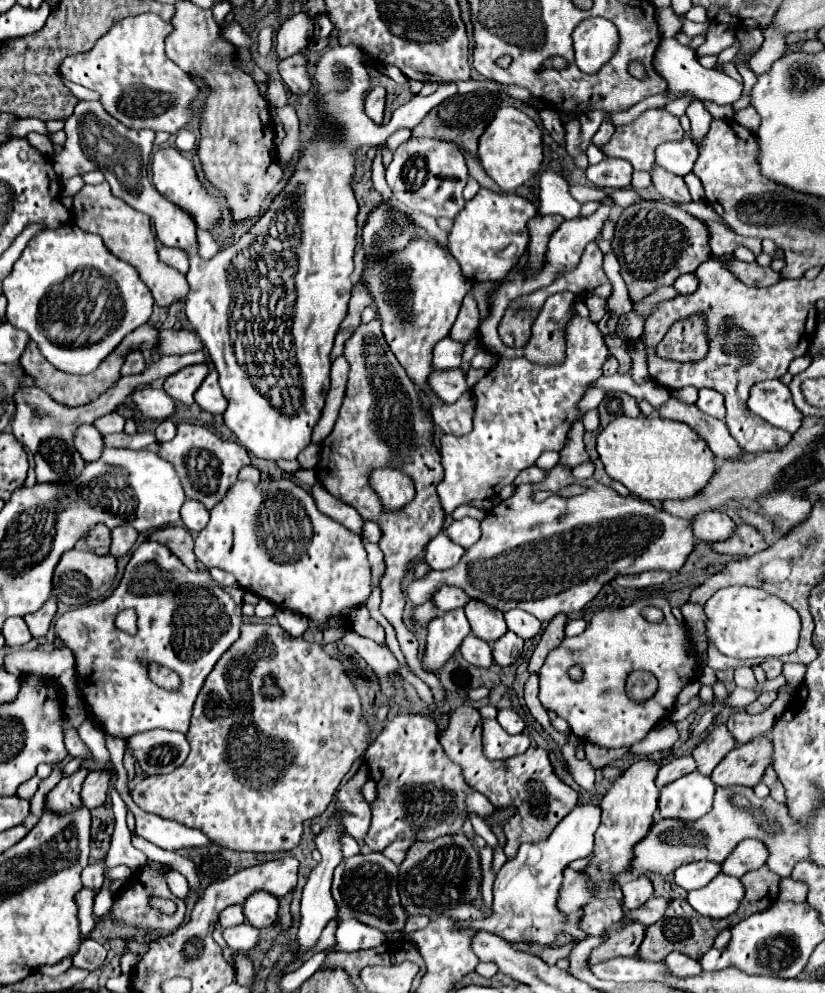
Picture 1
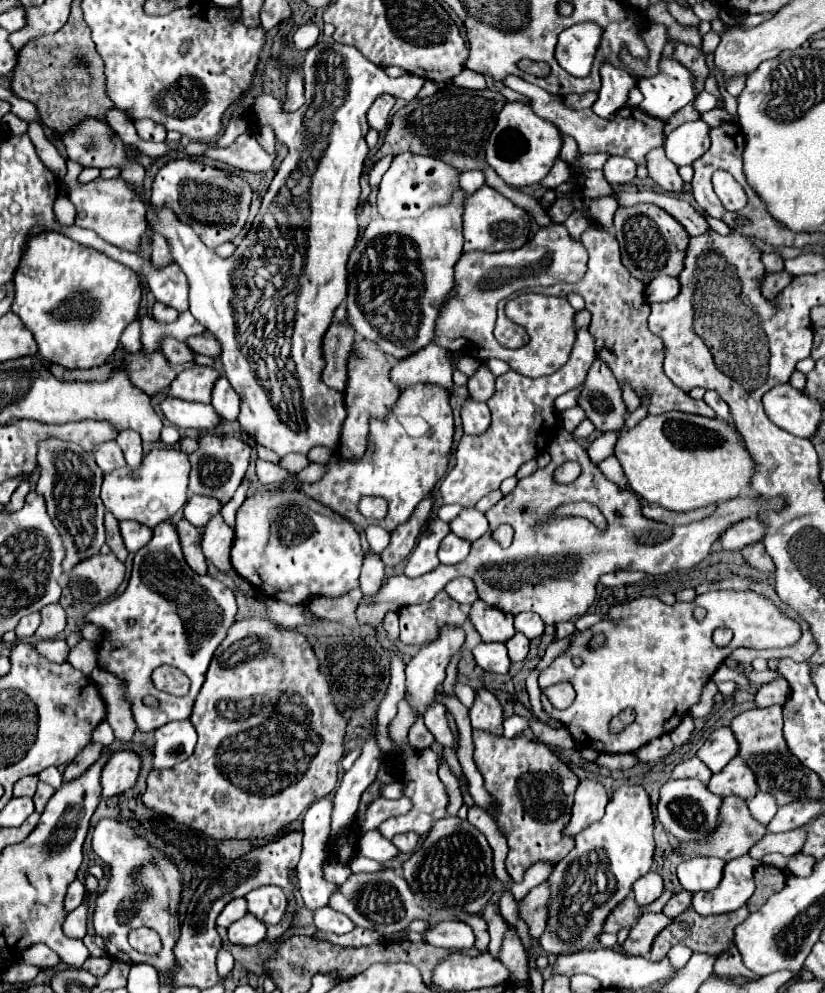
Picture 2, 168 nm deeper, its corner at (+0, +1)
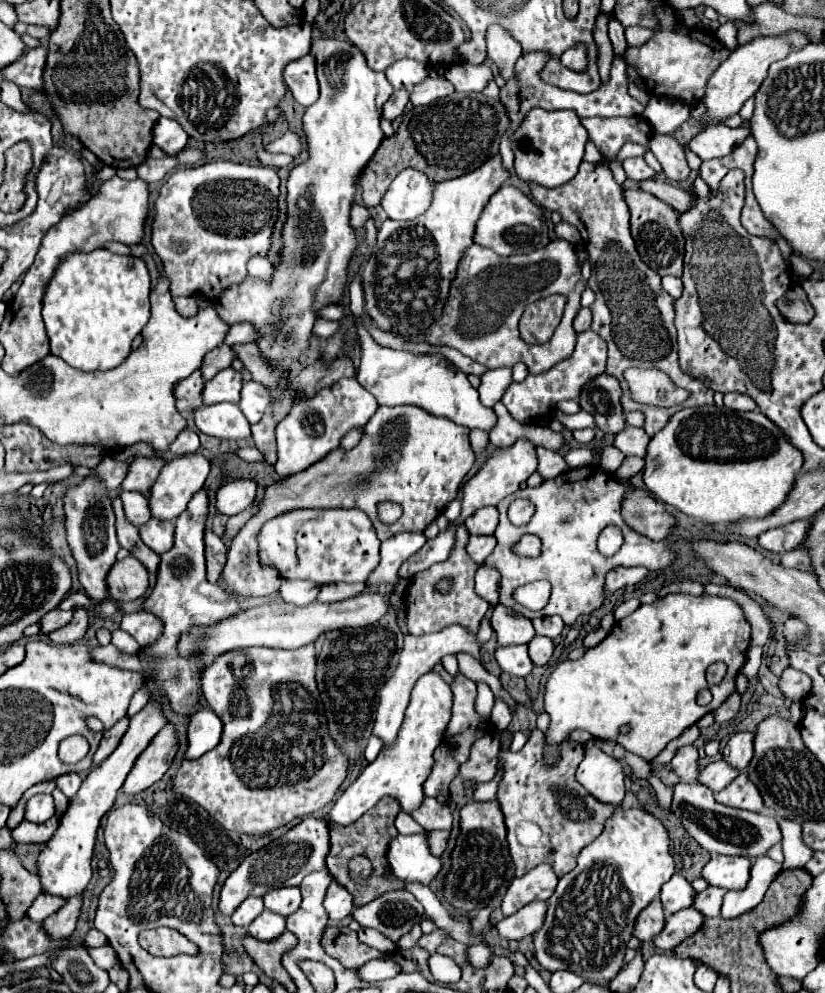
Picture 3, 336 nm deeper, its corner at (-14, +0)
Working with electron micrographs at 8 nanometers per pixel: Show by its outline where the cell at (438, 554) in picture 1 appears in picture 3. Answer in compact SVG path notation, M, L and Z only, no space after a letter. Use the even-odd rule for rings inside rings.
M470 536L468 544L466 544L466 552L470 554L470 558L476 564L482 564L492 554L494 546L496 546L494 536Z

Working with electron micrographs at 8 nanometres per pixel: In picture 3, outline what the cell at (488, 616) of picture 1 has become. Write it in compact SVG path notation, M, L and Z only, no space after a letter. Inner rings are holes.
M496 604L492 612L492 628L498 636L500 646L508 644L528 644L534 638L532 622L526 616L518 616L514 610Z

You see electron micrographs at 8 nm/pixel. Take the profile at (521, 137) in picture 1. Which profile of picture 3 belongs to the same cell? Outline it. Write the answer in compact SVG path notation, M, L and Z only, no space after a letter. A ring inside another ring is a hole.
M532 108L526 114L526 120L522 120L522 124L510 136L516 176L524 182L534 182L550 188L566 184L578 172L586 140L588 132L580 124L580 118L574 110Z

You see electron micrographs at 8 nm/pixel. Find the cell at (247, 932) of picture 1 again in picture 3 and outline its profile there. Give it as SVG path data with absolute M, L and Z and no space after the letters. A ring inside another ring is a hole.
M264 910L250 926L248 934L256 940L276 940L286 930L286 918L280 914L274 914L270 910Z

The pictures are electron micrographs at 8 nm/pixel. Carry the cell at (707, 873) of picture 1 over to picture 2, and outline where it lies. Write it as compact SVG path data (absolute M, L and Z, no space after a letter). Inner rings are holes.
M694 857L678 865L678 879L686 891L712 891L722 881L724 865L718 857Z

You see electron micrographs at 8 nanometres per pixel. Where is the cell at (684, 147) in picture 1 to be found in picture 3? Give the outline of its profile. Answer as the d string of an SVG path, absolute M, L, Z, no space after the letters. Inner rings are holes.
M720 124L698 132L688 142L688 148L702 160L714 160L714 158L728 156L748 134L750 134L748 128L728 128Z

